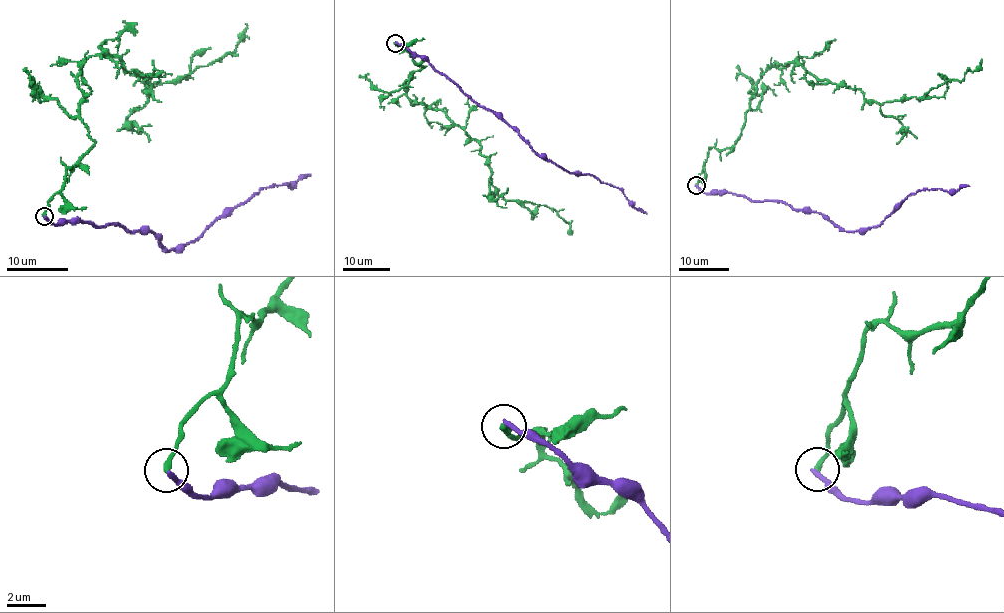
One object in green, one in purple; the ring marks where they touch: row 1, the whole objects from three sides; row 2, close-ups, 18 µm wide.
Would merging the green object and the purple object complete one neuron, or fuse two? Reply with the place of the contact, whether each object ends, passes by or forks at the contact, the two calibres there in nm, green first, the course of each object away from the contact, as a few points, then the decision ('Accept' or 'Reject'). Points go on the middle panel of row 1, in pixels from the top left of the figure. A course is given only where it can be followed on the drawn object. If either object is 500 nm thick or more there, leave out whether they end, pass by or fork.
Place: (395, 43). At the ring green ends. At the ring purple ends. Thickness 280 nm (green) against 240 nm. Course of green: (395, 43), (426, 66), (404, 84), (413, 105), (438, 109), (479, 144), (499, 195), (553, 208), (570, 233). Course of purple: (395, 43), (450, 78), (539, 155), (570, 172), (594, 175), (618, 187), (633, 206), (646, 214). Reject

